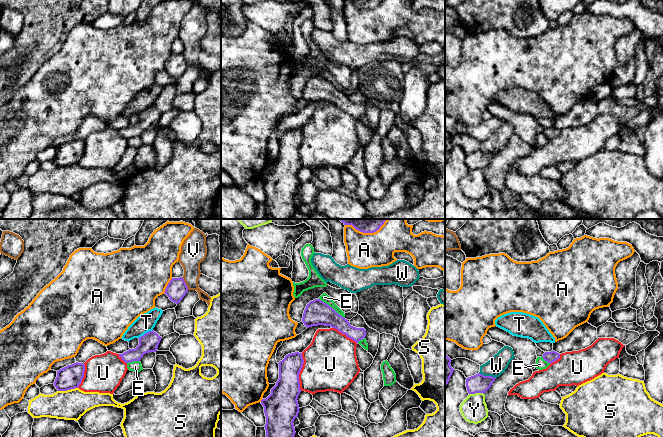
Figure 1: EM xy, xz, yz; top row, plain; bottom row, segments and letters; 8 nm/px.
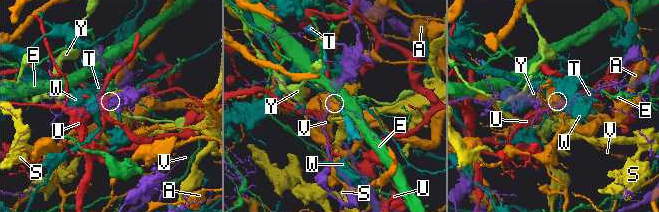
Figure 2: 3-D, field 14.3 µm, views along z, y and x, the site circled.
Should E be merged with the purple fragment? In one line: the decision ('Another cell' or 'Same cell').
Another cell

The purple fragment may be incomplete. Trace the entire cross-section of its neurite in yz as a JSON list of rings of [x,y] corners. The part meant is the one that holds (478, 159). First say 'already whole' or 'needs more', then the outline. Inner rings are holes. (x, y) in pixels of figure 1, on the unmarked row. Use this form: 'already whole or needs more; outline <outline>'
already whole; outline [[[480,149],[466,155],[466,163],[469,170],[485,169],[495,157],[495,153],[484,152]]]

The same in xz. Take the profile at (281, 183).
already whole; outline [[[302,129],[285,132],[279,140],[279,155],[271,170],[261,176],[266,192],[266,218],[291,219],[295,212],[294,196],[299,189],[298,172],[301,168],[299,149],[303,143]]]

